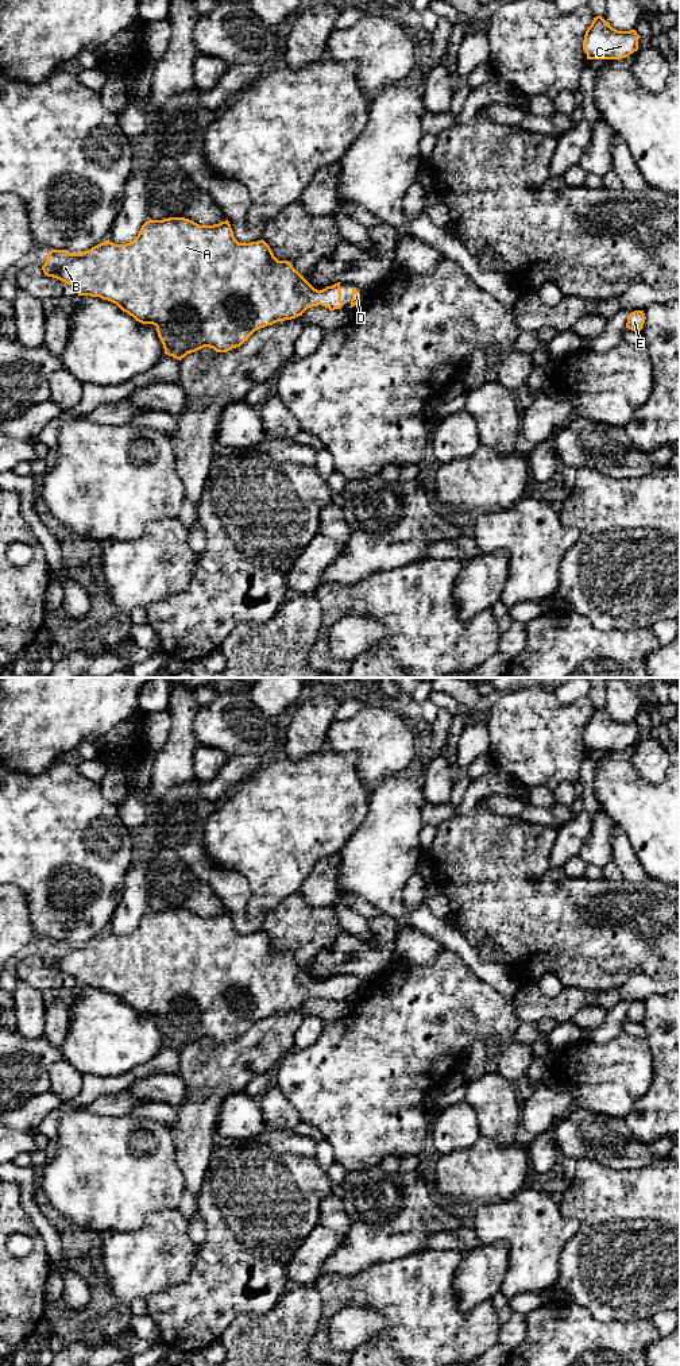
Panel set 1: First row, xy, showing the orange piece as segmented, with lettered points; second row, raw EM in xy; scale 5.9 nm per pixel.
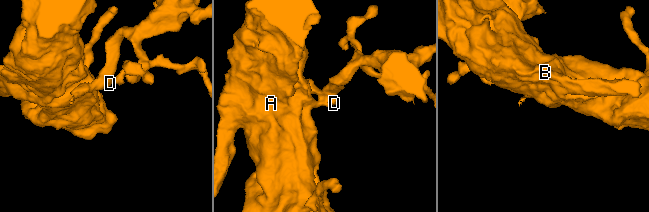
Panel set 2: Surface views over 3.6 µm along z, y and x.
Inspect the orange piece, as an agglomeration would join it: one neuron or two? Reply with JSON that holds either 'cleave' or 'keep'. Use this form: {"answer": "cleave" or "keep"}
{"answer": "keep"}

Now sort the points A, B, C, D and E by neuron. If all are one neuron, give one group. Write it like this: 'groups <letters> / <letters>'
groups A B C D E

